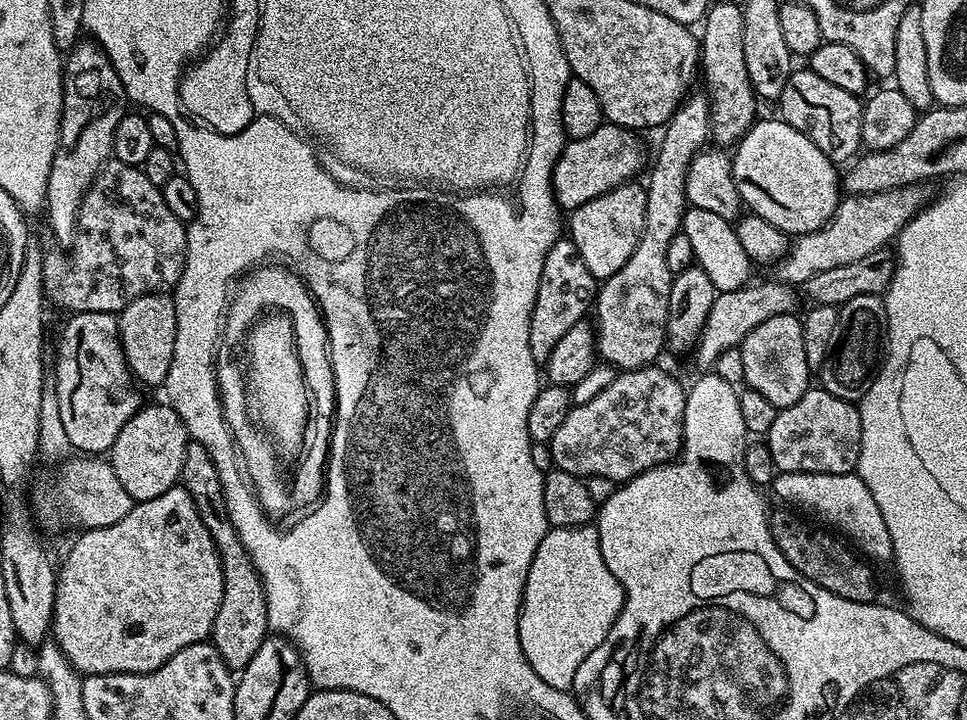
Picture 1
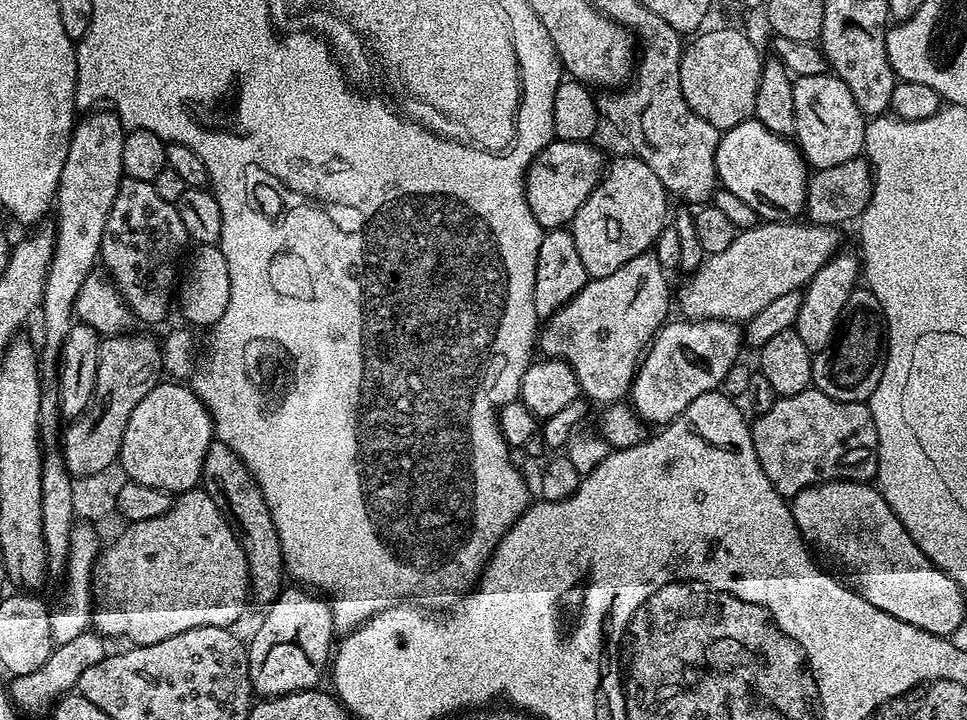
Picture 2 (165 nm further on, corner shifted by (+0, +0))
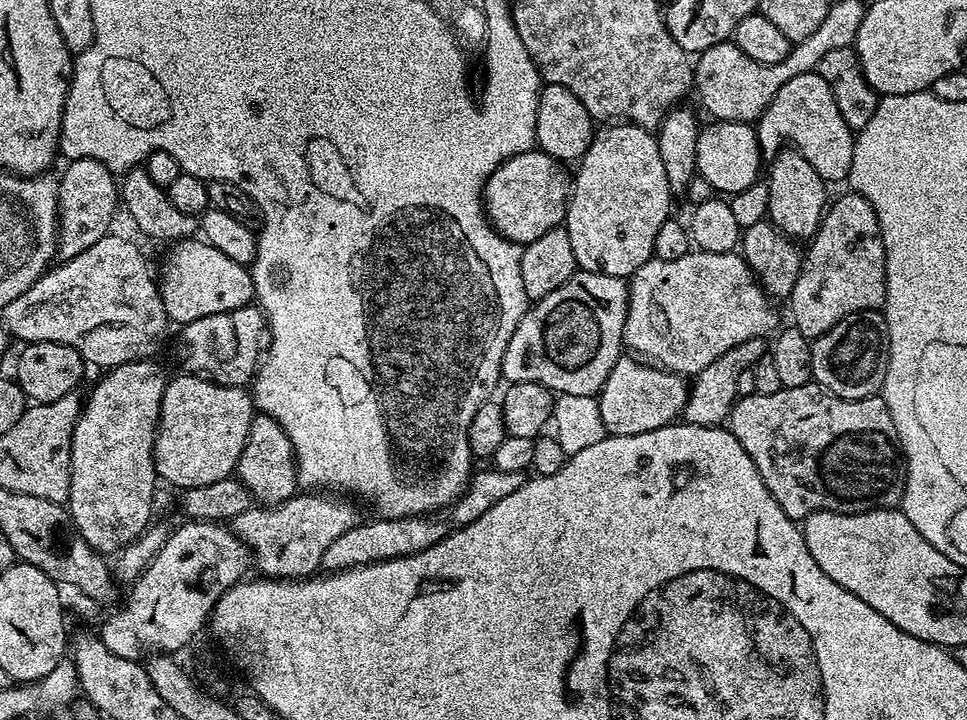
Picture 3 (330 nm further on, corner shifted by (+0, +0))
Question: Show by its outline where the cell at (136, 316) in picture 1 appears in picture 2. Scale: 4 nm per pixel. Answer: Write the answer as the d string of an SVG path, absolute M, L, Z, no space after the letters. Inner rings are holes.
M109 335L101 339L98 350L98 374L92 402L81 416L63 429L62 451L68 471L81 478L104 471L118 460L126 422L134 414L134 406L162 383L165 375L161 345L148 336Z

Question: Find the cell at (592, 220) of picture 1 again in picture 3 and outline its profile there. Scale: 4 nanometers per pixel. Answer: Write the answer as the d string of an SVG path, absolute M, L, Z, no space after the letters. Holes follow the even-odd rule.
M612 122L593 135L590 146L586 154L581 156L578 161L580 169L574 172L574 179L570 184L570 195L568 198L568 213L564 215L563 227L567 228L570 234L570 247L574 249L574 258L579 271L593 272L594 274L606 274L607 276L623 276L631 278L642 265L650 259L653 259L654 238L658 235L658 230L662 222L666 222L673 215L672 200L674 193L666 182L666 170L662 167L662 157L658 154L658 142L655 135L647 128L640 128L637 124L631 122Z

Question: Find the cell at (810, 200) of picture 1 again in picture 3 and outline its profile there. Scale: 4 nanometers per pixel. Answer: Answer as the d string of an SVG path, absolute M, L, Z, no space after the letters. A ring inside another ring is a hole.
M718 120L703 125L698 134L698 162L696 171L710 186L720 194L735 194L753 187L761 179L762 153L752 124Z

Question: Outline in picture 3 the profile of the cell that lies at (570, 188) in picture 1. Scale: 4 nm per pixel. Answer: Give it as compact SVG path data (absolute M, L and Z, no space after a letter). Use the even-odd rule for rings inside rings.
M533 150L523 152L509 160L503 160L490 174L485 188L486 214L493 228L506 237L511 244L525 245L534 242L534 238L542 238L546 230L561 227L564 215L568 213L568 198L570 195L570 172L567 172L561 161L555 160L545 152Z

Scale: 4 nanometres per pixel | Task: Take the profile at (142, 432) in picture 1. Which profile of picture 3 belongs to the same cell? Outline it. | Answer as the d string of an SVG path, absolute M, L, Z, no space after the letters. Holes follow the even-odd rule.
M181 374L182 376L172 376L168 384L164 388L162 394L162 406L160 407L160 421L156 427L156 441L154 442L154 462L156 463L156 474L161 481L164 480L165 485L171 486L173 484L176 490L183 490L186 488L197 488L198 486L210 486L214 482L222 482L229 479L236 471L236 463L242 454L242 446L246 446L246 438L252 429L252 418L254 415L254 405L251 395L243 387L236 387L234 385L217 384L215 380L209 378L207 375L193 375Z

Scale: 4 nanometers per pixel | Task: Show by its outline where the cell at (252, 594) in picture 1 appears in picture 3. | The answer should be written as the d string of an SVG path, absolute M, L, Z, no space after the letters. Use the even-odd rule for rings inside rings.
M253 415L252 429L246 438L246 446L242 446L234 476L244 483L253 501L260 506L275 506L297 495L296 452L292 449L290 438L274 418Z

